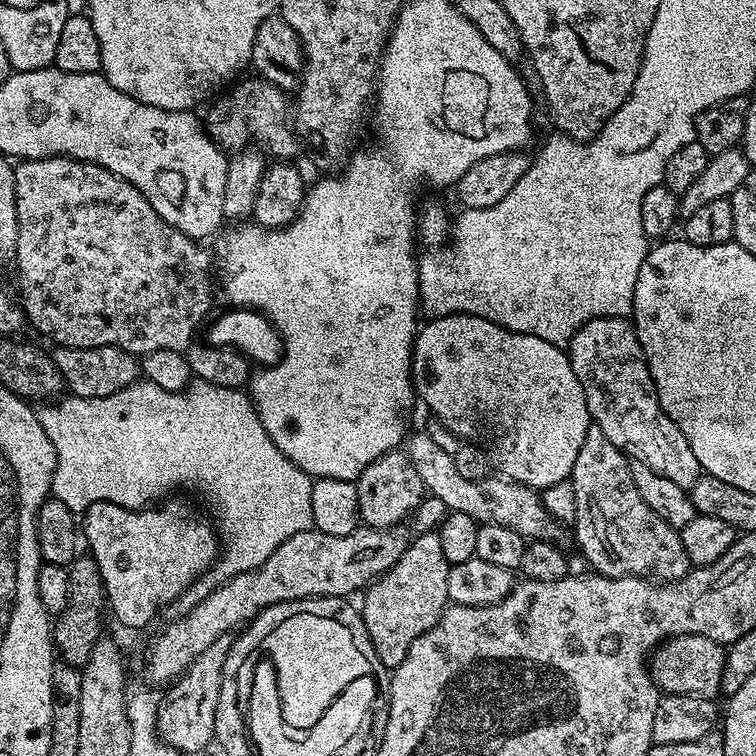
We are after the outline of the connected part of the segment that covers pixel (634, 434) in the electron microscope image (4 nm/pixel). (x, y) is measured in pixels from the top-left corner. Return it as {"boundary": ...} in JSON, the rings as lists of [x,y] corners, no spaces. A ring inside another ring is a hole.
{"boundary":[[[603,316],[597,320],[591,320],[586,322],[579,330],[573,334],[570,343],[566,348],[568,358],[571,360],[574,366],[574,374],[578,374],[578,382],[582,386],[582,390],[586,394],[586,404],[588,406],[588,412],[593,418],[595,427],[602,430],[602,434],[606,434],[606,438],[610,438],[610,442],[614,442],[614,446],[618,446],[622,450],[628,450],[628,447],[632,447],[631,455],[636,460],[646,462],[646,466],[650,466],[650,470],[654,470],[658,474],[662,474],[662,478],[670,478],[670,482],[675,482],[676,485],[683,488],[691,489],[696,482],[698,482],[702,475],[702,469],[698,458],[694,458],[694,450],[690,450],[690,442],[686,442],[686,438],[682,434],[682,430],[678,430],[678,426],[675,422],[669,418],[667,414],[662,410],[662,406],[658,402],[656,397],[656,387],[652,381],[652,375],[648,369],[648,363],[644,360],[644,351],[642,346],[638,342],[638,334],[636,333],[636,326],[632,323],[631,319],[622,316]]]}

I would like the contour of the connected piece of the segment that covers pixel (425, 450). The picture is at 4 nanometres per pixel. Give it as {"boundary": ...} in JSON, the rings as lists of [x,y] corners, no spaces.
{"boundary":[[[414,432],[407,437],[406,454],[412,460],[414,470],[418,470],[418,478],[422,478],[425,493],[434,498],[442,498],[449,512],[470,514],[470,518],[474,518],[479,525],[506,526],[528,542],[549,540],[552,544],[565,543],[565,525],[549,514],[544,505],[544,497],[537,489],[527,488],[516,480],[501,478],[496,474],[489,474],[482,480],[462,478],[462,474],[458,474],[458,466],[454,466],[454,458],[449,449],[444,449],[428,432]]]}

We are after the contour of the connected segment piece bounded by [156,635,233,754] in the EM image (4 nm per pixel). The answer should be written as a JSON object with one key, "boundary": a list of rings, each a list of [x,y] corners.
{"boundary":[[[220,636],[190,666],[171,681],[169,690],[159,701],[156,710],[156,729],[160,738],[181,754],[200,752],[209,743],[213,743],[216,731],[214,718],[218,714],[218,694],[222,694],[222,666],[226,662],[226,654],[230,654],[233,637]]]}

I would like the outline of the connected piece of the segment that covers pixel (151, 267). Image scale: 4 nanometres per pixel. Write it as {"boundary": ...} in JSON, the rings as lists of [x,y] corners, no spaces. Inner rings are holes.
{"boundary":[[[51,156],[50,158],[38,158],[37,160],[21,160],[14,167],[14,198],[18,202],[18,242],[14,253],[14,261],[16,260],[16,268],[20,271],[20,292],[18,288],[18,300],[24,309],[24,315],[29,325],[33,324],[42,335],[48,340],[53,340],[53,345],[62,348],[93,348],[94,346],[114,346],[126,350],[132,356],[143,358],[150,355],[152,351],[158,350],[174,350],[184,352],[187,344],[196,336],[196,331],[201,331],[202,325],[205,323],[204,315],[212,308],[212,280],[214,284],[214,260],[208,252],[191,236],[182,234],[182,230],[178,230],[174,226],[170,226],[170,222],[166,222],[158,214],[158,210],[154,210],[154,206],[150,206],[150,202],[144,197],[137,188],[130,182],[126,182],[126,178],[122,178],[118,174],[114,174],[110,170],[106,170],[101,164],[91,164],[85,160],[75,160],[69,156]]]}

